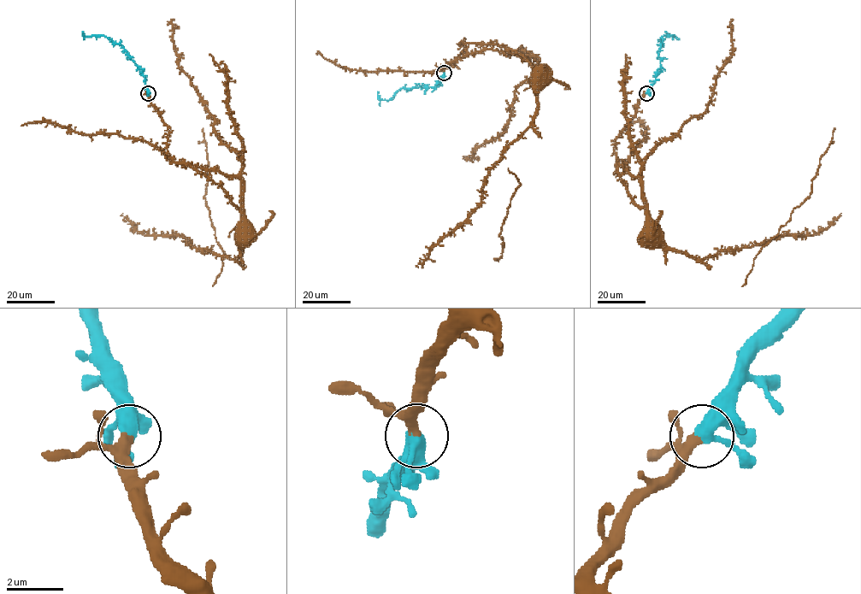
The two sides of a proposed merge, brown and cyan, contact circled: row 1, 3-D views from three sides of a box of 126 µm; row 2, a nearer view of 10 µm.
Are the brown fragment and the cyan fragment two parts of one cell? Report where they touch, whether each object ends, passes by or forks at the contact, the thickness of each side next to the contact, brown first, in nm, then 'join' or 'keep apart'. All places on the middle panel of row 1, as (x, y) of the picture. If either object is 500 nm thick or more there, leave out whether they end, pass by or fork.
at (444, 73); brown passes by; cyan forks there; 240 nm thick on the brown side, 340 nm on the other; join

